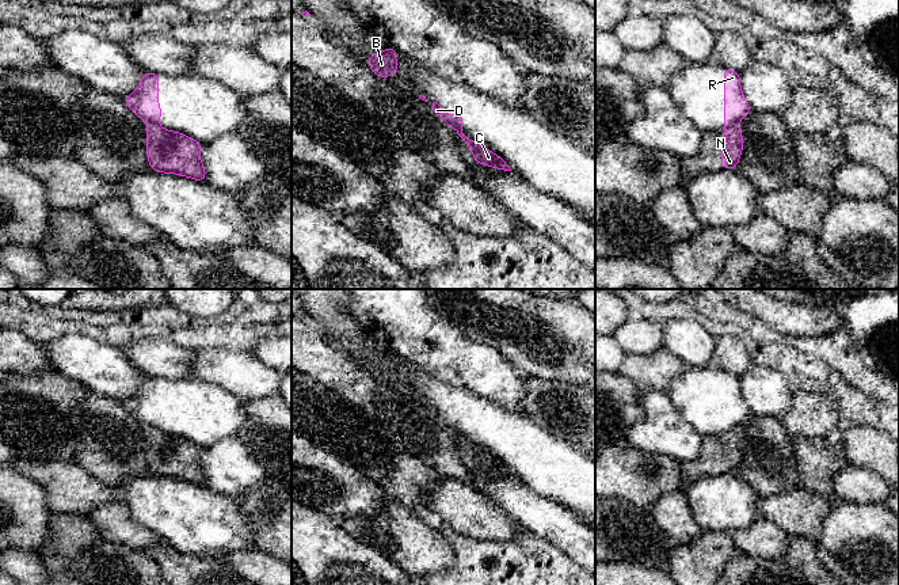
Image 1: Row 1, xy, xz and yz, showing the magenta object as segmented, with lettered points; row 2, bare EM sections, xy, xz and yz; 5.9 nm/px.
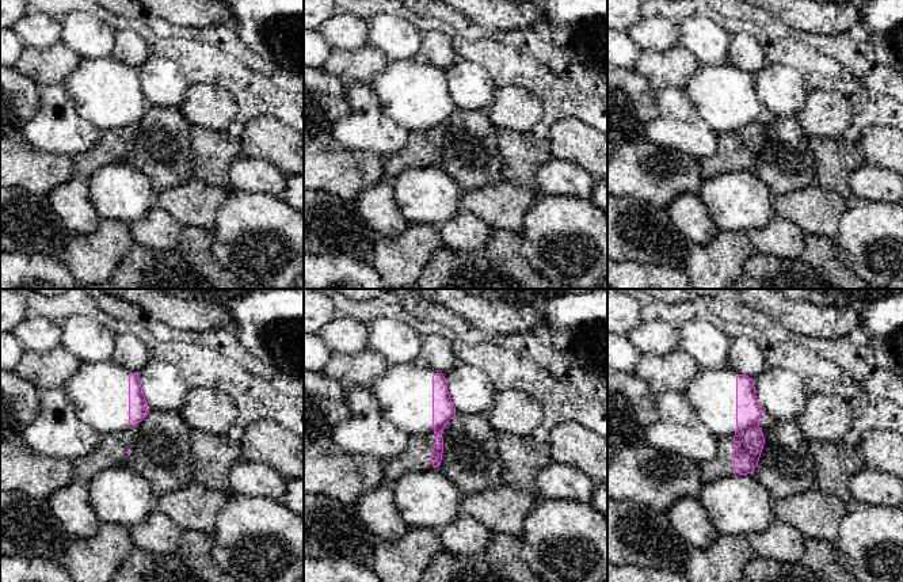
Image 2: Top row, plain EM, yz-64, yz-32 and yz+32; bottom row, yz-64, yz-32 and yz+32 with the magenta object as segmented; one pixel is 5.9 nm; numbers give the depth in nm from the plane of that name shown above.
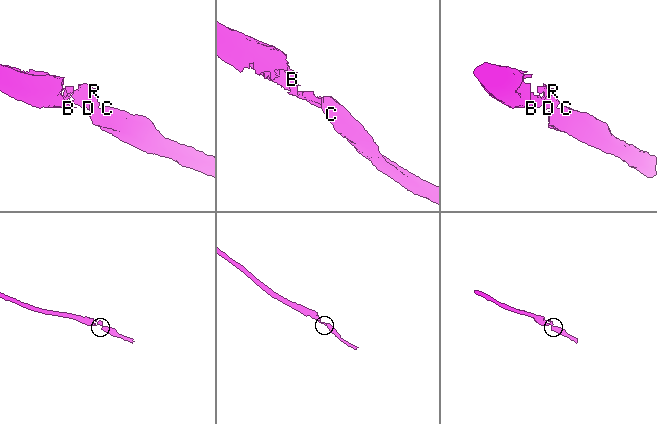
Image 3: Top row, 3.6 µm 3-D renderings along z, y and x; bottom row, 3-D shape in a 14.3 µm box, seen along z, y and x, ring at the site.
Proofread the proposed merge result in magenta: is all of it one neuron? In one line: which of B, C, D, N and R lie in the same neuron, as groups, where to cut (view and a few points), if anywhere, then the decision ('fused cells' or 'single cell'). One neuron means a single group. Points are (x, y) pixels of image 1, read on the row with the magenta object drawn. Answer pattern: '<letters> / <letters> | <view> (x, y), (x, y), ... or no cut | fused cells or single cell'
B D R / C N | yz (736, 122), (726, 128) | fused cells

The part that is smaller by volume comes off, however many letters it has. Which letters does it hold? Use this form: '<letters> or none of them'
C, N

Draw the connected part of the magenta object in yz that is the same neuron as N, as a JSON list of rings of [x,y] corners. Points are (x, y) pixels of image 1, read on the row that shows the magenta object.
[[[734,126],[721,130],[727,134],[727,144],[721,147],[721,168],[736,168],[743,151],[743,140],[740,126]]]

